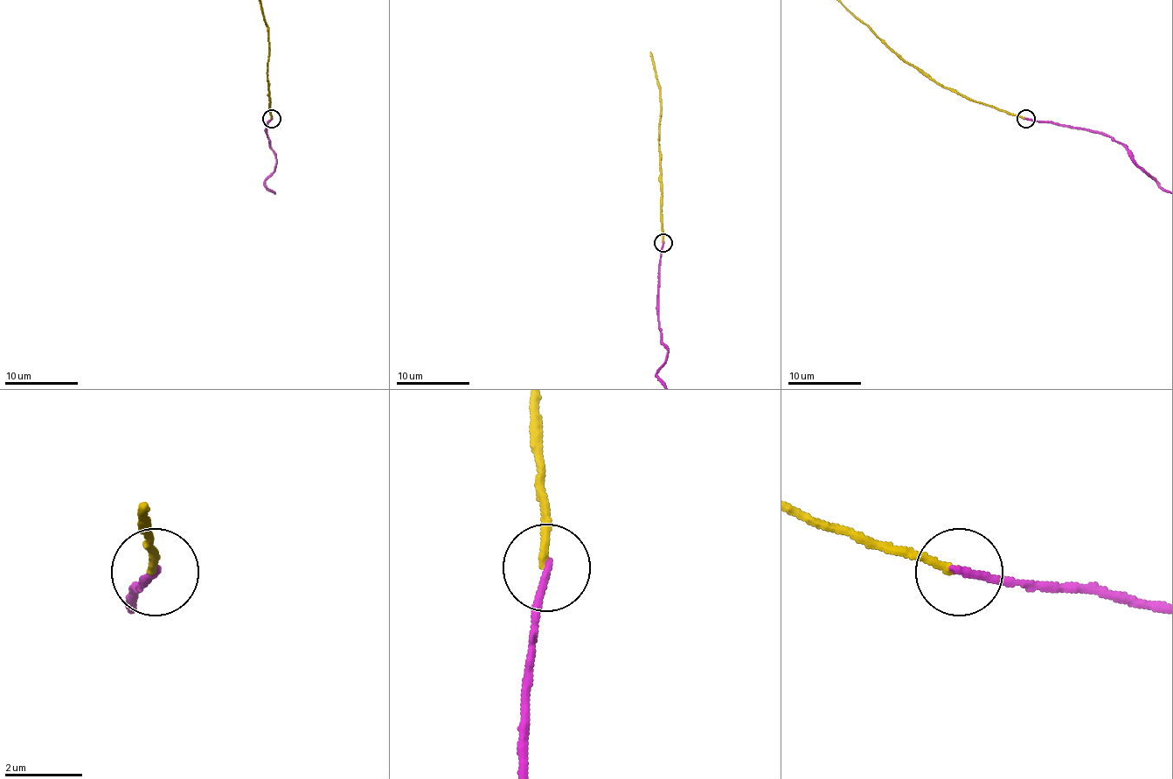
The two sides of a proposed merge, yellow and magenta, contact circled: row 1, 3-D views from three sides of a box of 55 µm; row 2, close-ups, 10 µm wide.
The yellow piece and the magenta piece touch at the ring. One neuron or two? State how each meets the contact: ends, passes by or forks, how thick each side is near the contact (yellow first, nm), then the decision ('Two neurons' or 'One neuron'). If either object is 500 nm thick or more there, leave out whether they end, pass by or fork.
At the ring yellow ends. At the ring magenta ends. Thickness 190 nm (yellow) against 190 nm. Two neurons

